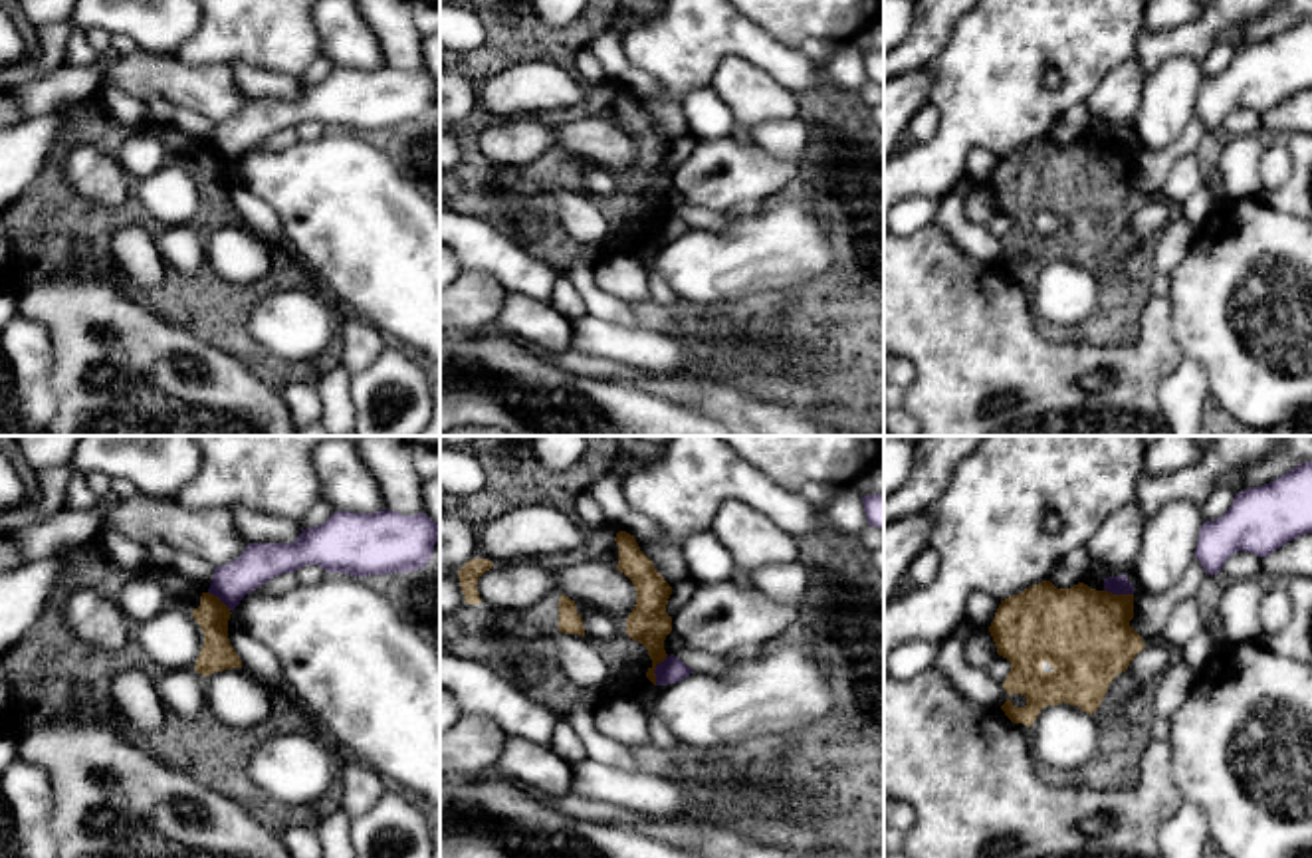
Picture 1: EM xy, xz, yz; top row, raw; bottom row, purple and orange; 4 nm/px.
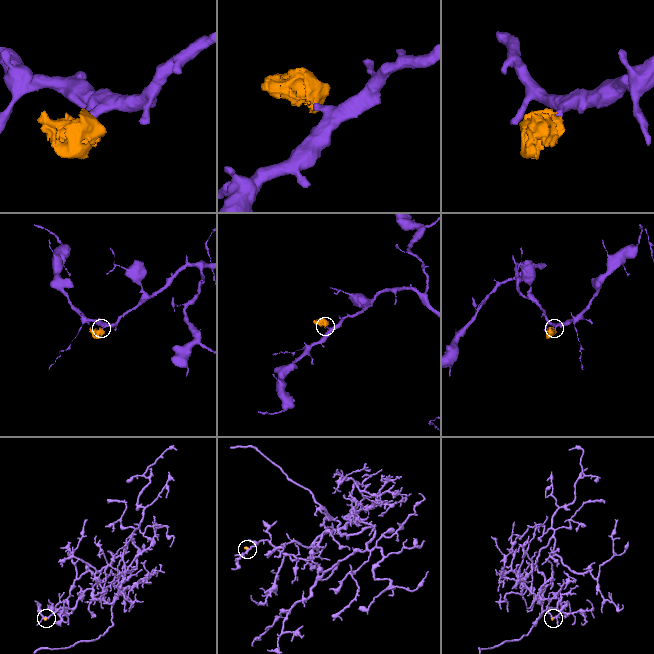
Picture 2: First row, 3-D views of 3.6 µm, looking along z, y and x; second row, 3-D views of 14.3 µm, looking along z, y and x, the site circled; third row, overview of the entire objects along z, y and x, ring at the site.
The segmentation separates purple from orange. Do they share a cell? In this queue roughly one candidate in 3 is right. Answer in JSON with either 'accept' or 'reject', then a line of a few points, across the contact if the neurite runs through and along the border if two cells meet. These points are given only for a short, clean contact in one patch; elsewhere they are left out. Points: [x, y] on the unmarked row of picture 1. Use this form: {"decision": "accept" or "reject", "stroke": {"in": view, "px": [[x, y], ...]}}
{"decision": "reject", "stroke": {"in": "xz", "px": [[666, 211], [655, 226], [655, 240]]}}

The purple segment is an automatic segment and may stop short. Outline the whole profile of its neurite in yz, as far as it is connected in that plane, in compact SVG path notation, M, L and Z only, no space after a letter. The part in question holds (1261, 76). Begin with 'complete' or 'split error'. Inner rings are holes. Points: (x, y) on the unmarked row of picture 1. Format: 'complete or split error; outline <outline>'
complete; outline M1312 18L1237 50L1225 71L1201 81L1195 115L1217 131L1233 109L1262 115L1304 89L1312 89Z

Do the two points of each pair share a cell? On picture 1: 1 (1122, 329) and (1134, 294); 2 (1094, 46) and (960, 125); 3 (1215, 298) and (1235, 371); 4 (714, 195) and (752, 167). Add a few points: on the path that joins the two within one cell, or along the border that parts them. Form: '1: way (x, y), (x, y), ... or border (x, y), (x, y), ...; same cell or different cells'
1: way (1122, 321), (1122, 306), (1126, 302); same cell
2: way (1061, 44), (1041, 44), (993, 92); same cell
3: way (1221, 316), (1235, 353); same cell
4: way (724, 185), (736, 173), (742, 173); same cell

